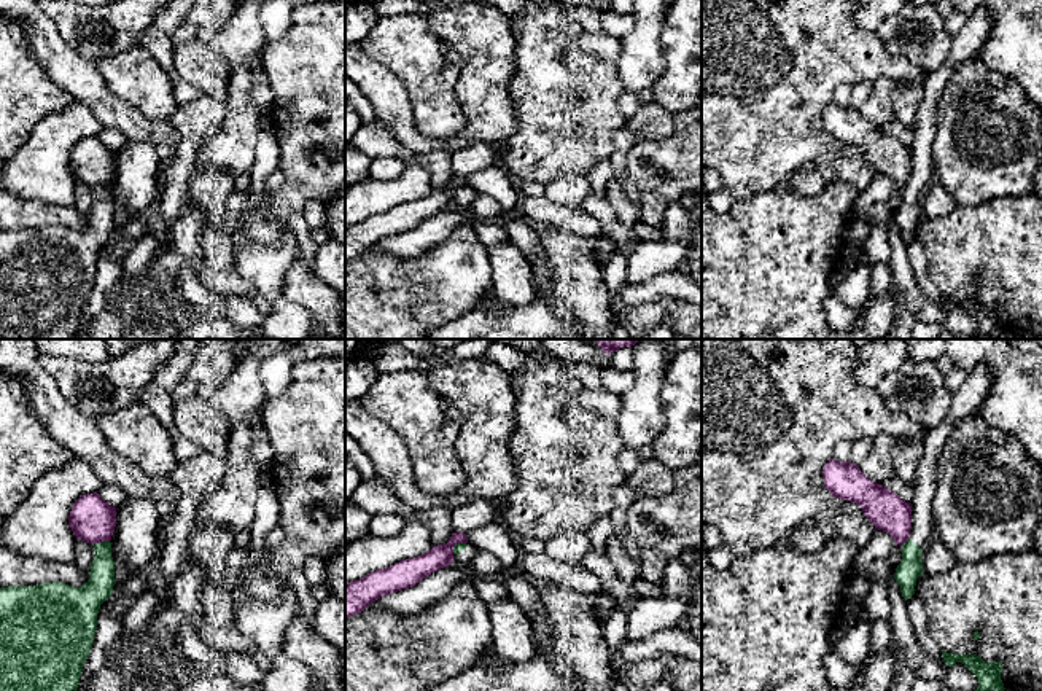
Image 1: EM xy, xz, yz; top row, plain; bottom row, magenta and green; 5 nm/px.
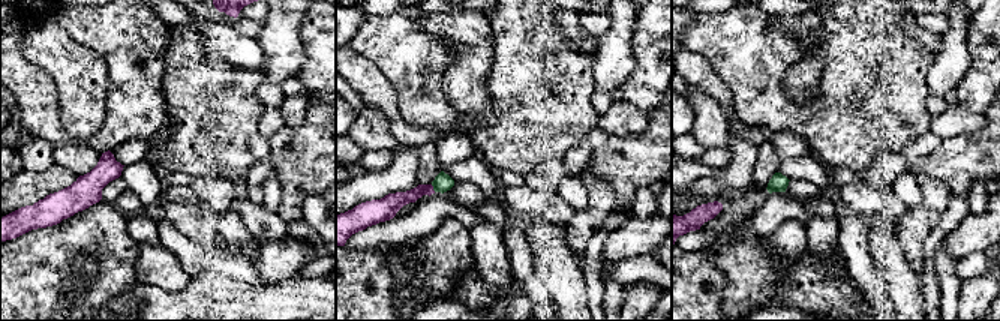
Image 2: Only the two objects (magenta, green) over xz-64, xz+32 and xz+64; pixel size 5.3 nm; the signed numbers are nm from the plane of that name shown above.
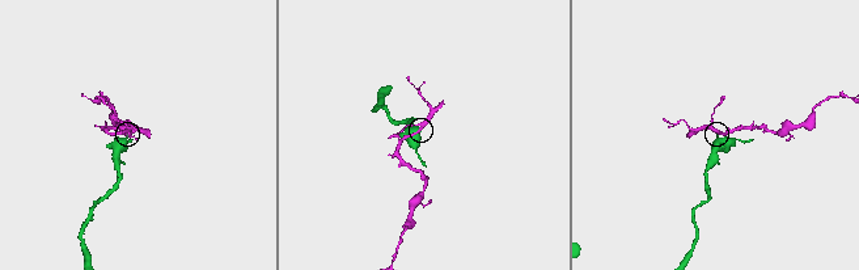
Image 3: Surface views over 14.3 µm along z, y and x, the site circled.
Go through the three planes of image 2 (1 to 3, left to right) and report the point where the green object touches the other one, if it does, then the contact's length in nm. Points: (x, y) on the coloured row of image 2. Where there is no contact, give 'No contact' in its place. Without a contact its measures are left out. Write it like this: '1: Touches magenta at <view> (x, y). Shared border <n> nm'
1: No contact
2: Touches magenta at xz+32 (432, 188). Shared border 50 nm
3: No contact

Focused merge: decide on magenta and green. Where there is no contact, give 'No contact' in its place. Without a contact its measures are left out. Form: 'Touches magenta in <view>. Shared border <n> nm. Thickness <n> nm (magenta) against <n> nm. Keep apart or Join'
Touches magenta in xy. Shared border 80 nm. Thickness 220 nm (magenta) against 140 nm. Keep apart

